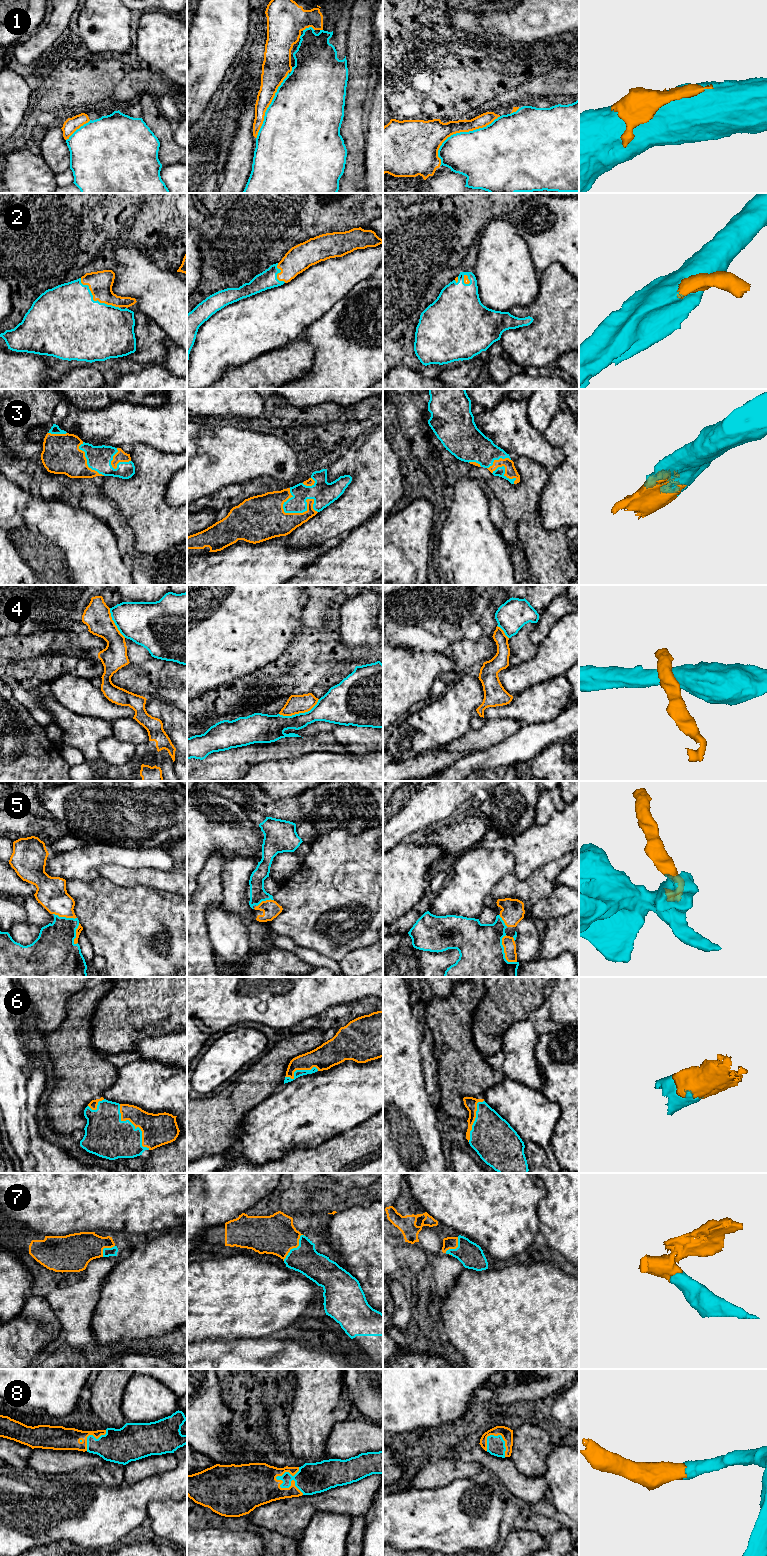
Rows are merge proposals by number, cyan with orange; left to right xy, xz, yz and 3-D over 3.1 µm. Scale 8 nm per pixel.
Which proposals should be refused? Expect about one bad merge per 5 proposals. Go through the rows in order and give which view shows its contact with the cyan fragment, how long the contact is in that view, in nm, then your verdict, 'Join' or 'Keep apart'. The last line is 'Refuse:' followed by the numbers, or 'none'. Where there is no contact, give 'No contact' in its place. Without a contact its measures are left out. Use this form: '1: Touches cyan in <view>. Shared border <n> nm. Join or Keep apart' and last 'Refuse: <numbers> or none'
1: Touches cyan in yz. Shared border 650 nm. Keep apart
2: Touches cyan in xy. Shared border 400 nm. Join
3: Touches cyan in xz. Shared border 300 nm. Join
4: Touches cyan in xz. Shared border 340 nm. Keep apart
5: Touches cyan in yz. Shared border 240 nm. Join
6: Touches cyan in xy. Shared border 440 nm. Join
7: Touches cyan in xz. Shared border 260 nm. Join
8: Touches cyan in xz. Shared border 280 nm. Join
Refuse: 1, 4

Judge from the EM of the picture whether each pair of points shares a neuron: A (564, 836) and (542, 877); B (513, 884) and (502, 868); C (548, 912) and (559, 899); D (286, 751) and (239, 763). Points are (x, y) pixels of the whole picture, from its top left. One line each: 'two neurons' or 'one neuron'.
A: two neurons
B: two neurons
C: one neuron
D: one neuron

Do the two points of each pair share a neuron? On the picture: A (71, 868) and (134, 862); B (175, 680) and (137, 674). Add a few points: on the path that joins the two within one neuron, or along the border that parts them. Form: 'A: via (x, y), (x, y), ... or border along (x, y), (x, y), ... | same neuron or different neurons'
A: via (87, 860), (91, 857), (118, 857) | same neuron
B: via (166, 680), (146, 679) | same neuron

